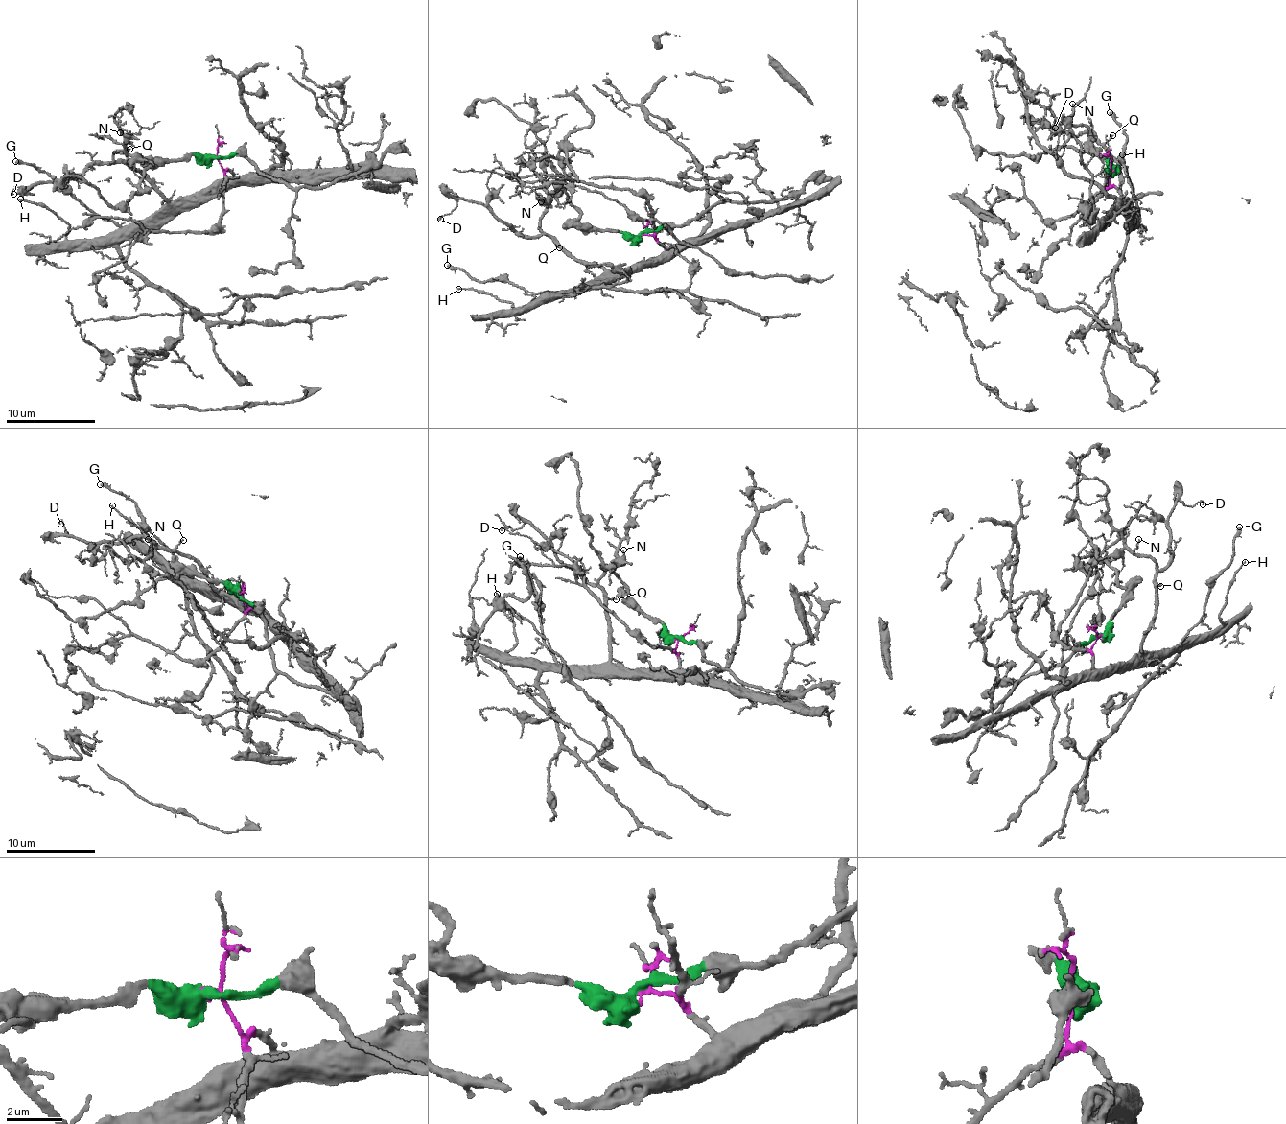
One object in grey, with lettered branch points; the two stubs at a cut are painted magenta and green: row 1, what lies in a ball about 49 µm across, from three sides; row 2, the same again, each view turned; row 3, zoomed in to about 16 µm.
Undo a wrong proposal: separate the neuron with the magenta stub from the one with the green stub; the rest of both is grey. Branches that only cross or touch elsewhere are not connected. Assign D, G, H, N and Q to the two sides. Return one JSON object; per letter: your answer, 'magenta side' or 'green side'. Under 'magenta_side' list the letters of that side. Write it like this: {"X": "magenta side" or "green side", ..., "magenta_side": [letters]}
{"D": "magenta side", "G": "magenta side", "H": "magenta side", "N": "magenta side", "Q": "magenta side", "magenta_side": ["D", "G", "H", "N", "Q"]}

